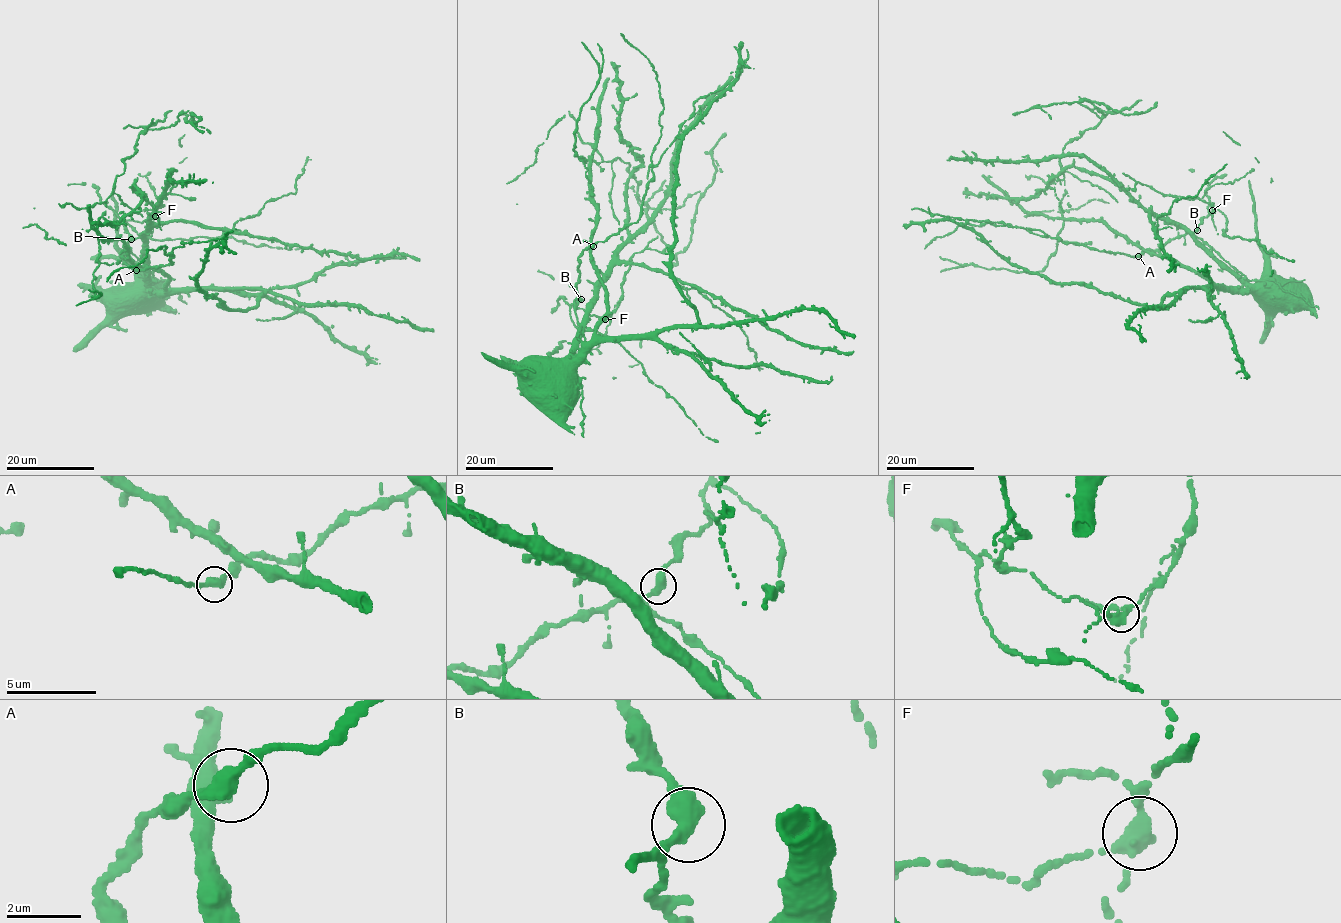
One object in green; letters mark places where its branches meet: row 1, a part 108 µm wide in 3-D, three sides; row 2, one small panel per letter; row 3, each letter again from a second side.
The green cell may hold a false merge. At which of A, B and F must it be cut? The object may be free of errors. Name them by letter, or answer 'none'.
F

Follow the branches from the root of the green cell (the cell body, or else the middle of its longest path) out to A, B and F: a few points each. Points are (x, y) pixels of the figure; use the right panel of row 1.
A: (1261, 293), (1259, 296), (1253, 296), (1244, 276), (1193, 233), (1170, 239), (1161, 248), (1146, 250), (1138, 256)
B: (1261, 293), (1259, 296), (1253, 296), (1244, 276), (1195, 235), (1197, 230)
F: (1261, 293), (1259, 296), (1253, 296), (1244, 276), (1194, 234), (1201, 219), (1208, 212), (1212, 215), (1212, 211)

